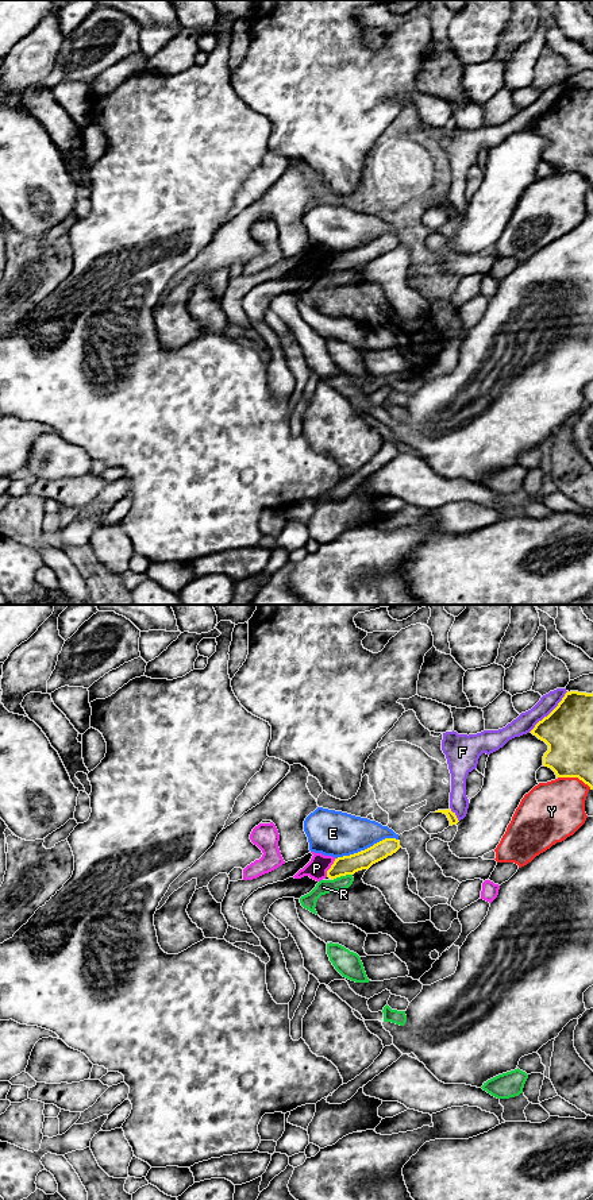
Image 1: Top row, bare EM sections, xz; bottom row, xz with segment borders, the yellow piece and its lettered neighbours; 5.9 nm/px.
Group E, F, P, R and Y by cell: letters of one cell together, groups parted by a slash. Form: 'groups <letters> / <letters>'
groups E / F / P / R / Y

